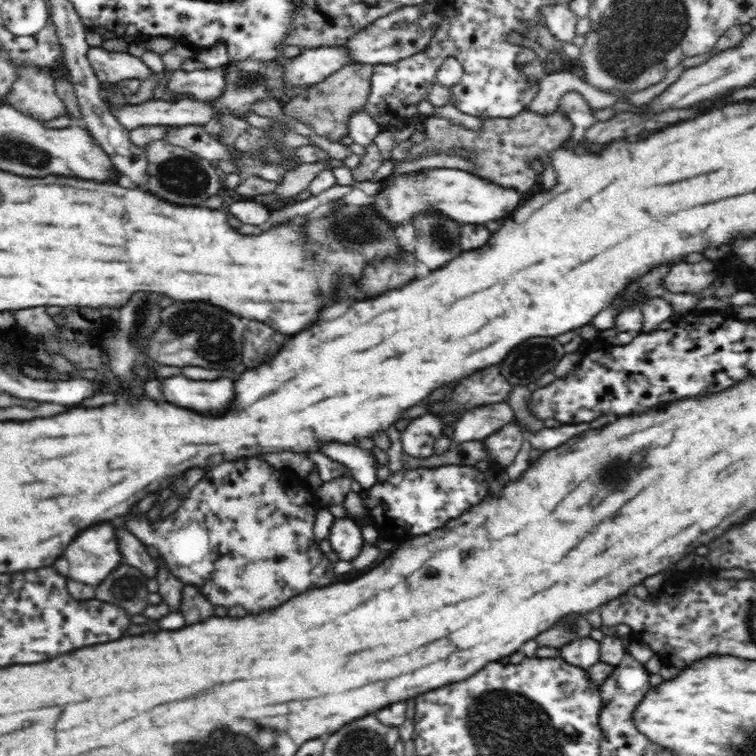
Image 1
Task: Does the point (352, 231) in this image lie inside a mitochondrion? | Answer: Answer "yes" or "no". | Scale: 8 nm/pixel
yes

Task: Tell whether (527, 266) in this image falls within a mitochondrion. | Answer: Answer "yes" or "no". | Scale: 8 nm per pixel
no

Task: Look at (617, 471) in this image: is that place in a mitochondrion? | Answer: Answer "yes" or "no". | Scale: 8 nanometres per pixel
yes

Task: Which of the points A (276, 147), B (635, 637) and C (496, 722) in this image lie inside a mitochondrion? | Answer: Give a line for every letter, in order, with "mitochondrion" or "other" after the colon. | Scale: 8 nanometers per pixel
A: other
B: other
C: mitochondrion

